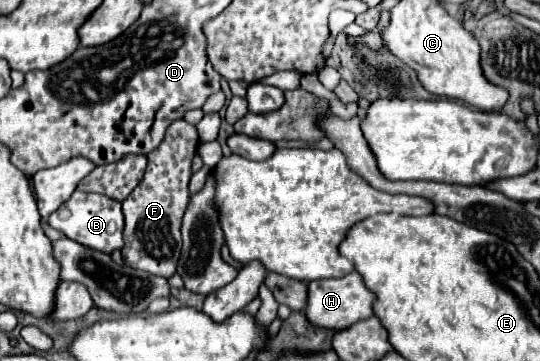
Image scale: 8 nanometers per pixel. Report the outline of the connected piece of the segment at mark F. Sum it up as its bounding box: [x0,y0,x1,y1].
[122,120,198,278]

